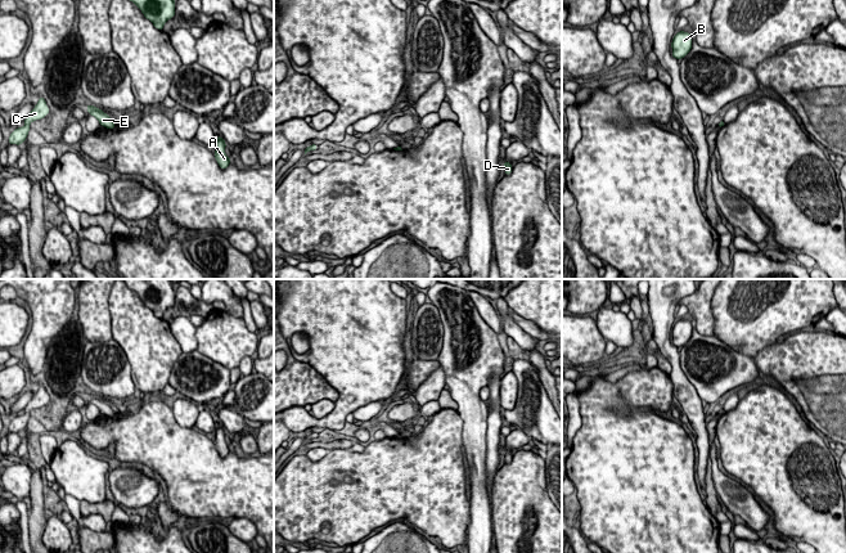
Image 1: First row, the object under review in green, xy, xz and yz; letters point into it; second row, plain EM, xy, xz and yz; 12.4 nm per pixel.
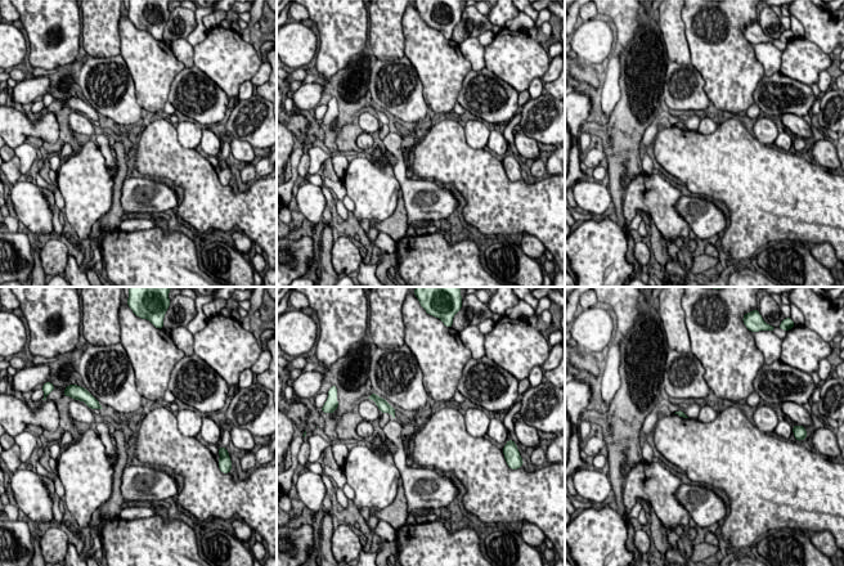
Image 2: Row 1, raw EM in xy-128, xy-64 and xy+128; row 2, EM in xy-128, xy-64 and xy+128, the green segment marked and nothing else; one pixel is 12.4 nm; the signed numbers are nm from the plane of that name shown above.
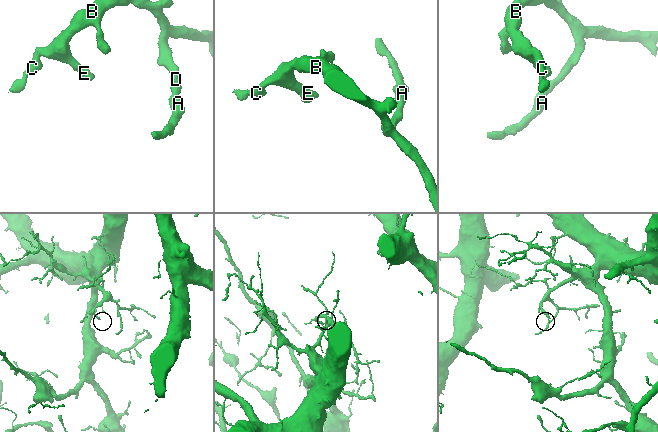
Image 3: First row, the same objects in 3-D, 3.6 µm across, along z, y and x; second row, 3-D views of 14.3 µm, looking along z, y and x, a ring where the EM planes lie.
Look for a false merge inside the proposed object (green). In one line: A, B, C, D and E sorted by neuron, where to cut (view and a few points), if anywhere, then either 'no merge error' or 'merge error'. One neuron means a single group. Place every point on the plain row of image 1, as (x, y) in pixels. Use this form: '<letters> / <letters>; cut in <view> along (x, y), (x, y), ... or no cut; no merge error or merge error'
A B C D E; no cut; no merge error

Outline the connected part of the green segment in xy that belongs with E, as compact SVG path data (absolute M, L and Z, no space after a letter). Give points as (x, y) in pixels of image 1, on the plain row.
M86 392L86 396L87 396L87 401L94 404L99 409L100 414L104 414L105 417L113 418L113 415L116 413L111 408L109 403L104 401L100 396L96 396L96 395L90 394L90 392Z

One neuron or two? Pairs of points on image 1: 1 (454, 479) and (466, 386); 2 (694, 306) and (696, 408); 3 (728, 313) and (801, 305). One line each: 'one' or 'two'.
1: two
2: two
3: one

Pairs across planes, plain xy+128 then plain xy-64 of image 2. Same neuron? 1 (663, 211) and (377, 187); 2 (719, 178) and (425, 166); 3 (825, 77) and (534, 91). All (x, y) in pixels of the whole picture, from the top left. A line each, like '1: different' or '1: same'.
1: same
2: same
3: same

